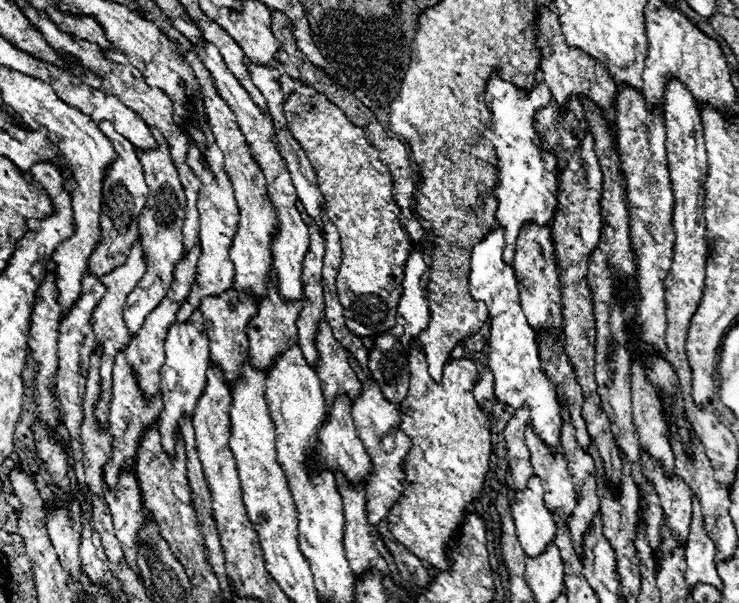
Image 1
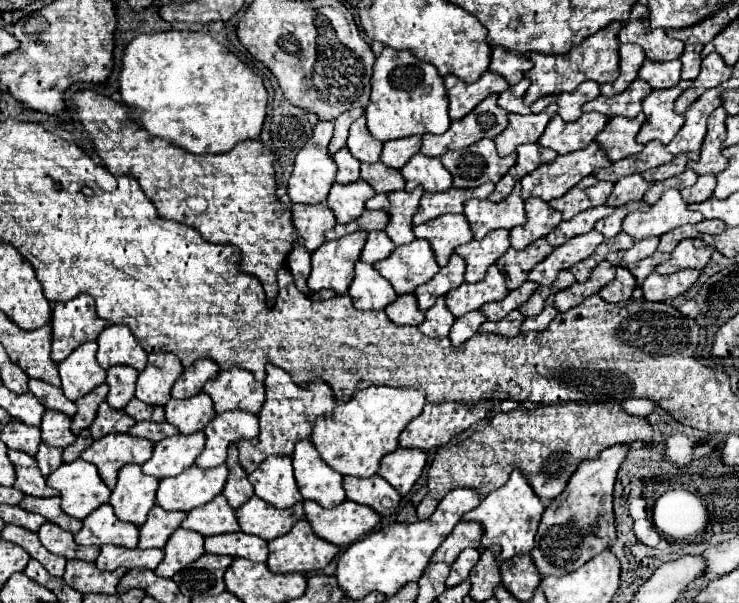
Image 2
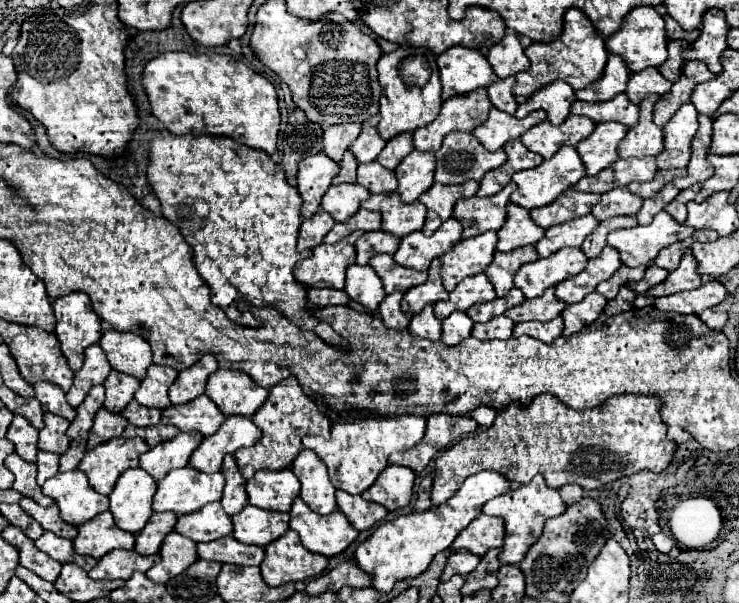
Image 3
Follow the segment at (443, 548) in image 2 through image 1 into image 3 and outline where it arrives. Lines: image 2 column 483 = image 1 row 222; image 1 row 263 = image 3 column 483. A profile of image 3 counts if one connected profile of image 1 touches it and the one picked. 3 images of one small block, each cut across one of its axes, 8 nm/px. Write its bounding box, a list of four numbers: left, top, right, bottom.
[450,514,504,556]

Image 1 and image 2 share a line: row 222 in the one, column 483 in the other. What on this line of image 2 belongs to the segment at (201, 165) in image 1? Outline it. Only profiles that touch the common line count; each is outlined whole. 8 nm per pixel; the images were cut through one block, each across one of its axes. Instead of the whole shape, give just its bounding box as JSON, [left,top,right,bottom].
[464,182,526,240]

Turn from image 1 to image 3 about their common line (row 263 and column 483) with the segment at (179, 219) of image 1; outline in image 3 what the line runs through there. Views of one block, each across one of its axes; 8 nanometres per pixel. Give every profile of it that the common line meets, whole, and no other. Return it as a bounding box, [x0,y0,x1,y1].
[436,132,506,184]

